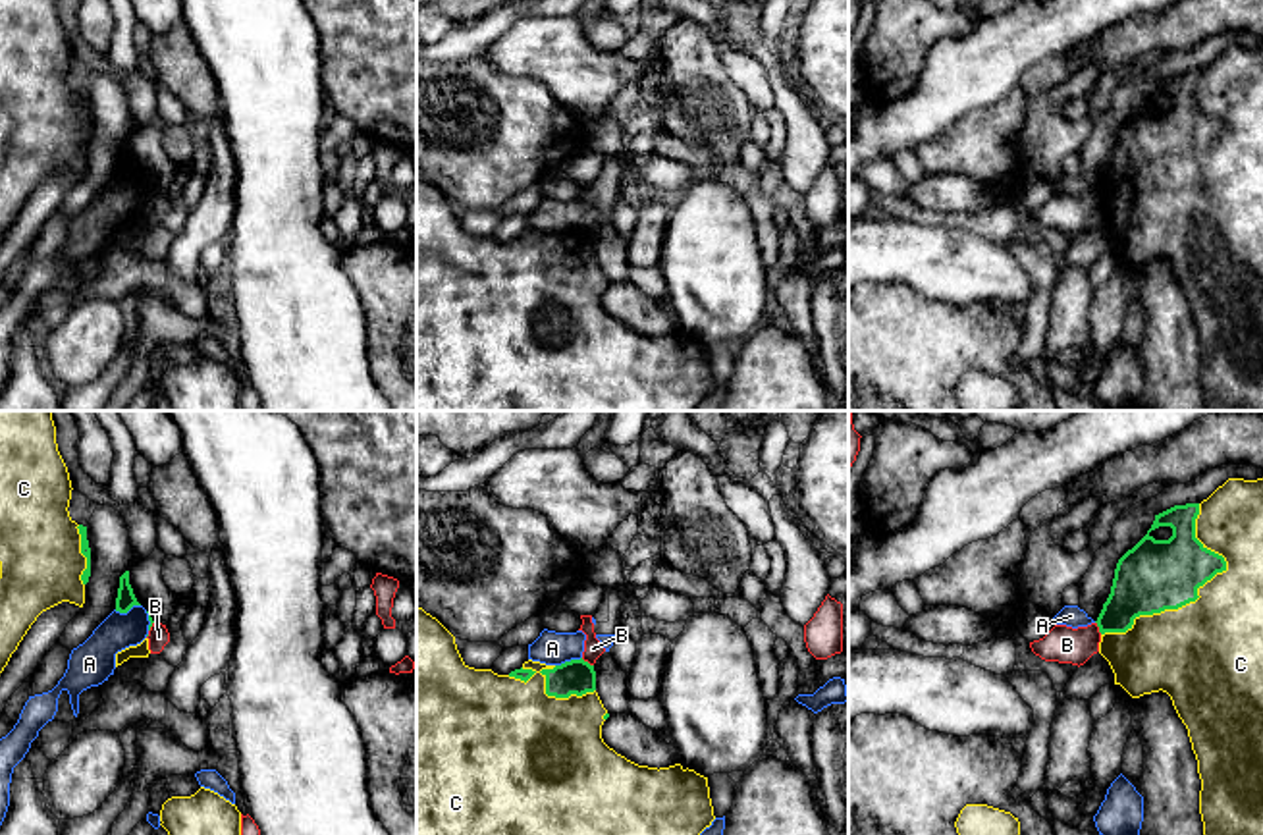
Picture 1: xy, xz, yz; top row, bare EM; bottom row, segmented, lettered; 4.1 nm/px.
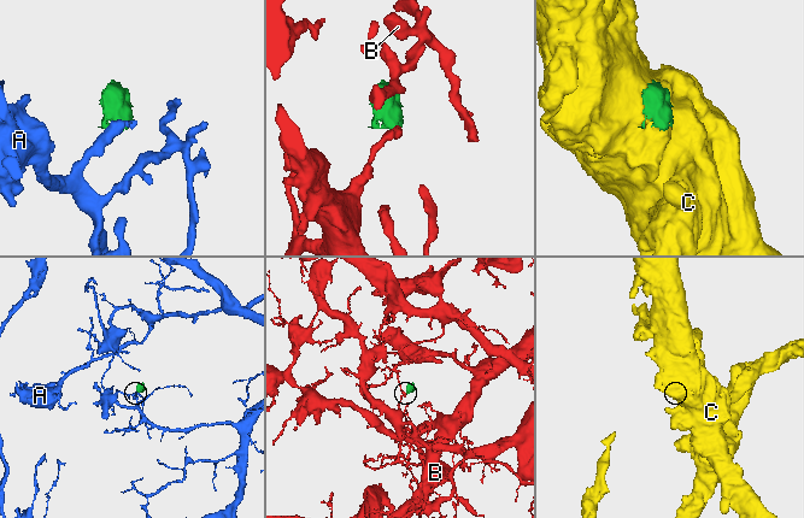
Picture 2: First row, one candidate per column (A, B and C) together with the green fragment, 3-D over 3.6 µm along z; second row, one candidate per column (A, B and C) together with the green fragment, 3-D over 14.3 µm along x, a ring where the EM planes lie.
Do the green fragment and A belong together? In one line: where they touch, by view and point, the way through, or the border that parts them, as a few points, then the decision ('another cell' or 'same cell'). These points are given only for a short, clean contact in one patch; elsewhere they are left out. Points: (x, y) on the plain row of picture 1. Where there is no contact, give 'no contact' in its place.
contact xz (567, 230); border xz (581, 224), (556, 234); another cell

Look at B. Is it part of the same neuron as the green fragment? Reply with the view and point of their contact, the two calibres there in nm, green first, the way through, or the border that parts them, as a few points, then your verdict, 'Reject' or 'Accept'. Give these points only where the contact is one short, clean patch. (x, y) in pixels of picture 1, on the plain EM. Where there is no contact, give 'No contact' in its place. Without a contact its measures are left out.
Touches green at xz (587, 230). Thickness 140 nm (green) against 80 nm. Boundary: xz (581, 226), (592, 234). Reject

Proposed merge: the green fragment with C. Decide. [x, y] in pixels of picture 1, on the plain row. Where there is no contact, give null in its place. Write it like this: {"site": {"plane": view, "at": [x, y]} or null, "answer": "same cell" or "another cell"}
{"site": {"plane": "yz", "at": [1196, 162]}, "answer": "same cell"}

